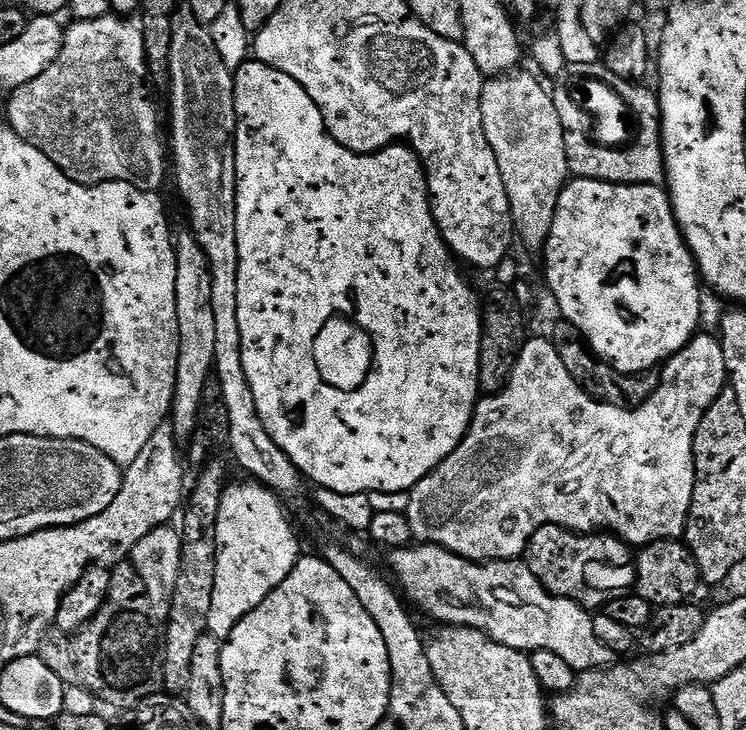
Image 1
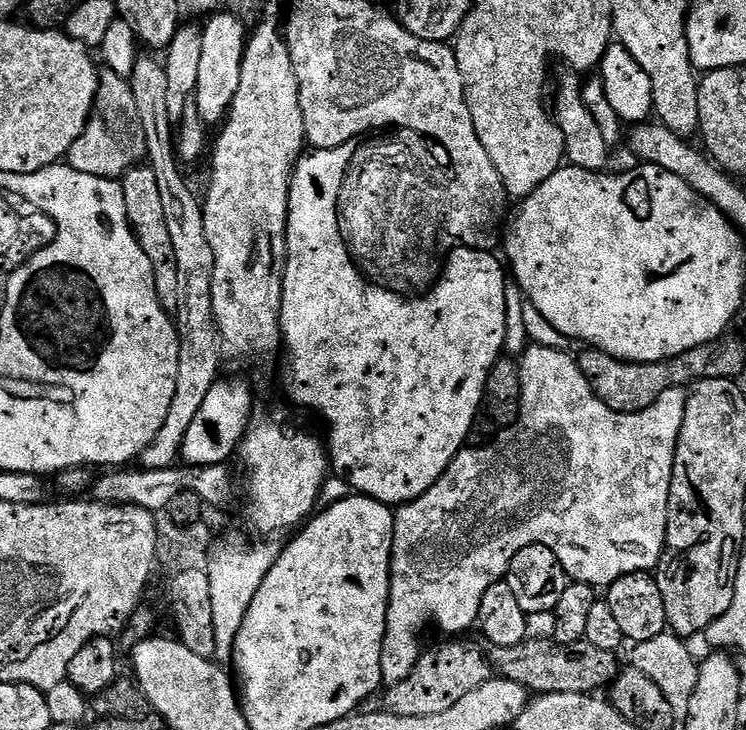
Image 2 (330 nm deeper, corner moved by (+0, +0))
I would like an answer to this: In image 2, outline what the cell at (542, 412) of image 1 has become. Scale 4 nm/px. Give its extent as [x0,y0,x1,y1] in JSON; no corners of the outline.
[382,346,688,686]

